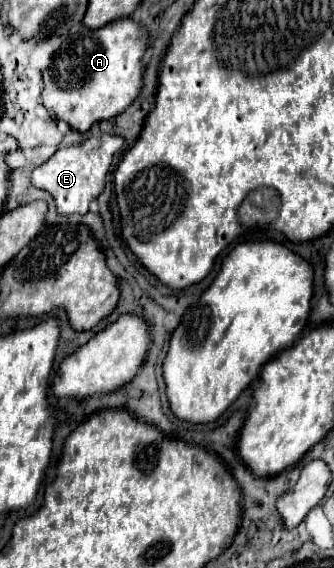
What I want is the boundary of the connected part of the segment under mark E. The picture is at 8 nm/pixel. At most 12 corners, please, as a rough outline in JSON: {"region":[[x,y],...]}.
{"region":[[123,139],[57,149],[31,183],[57,215],[85,215]]}

